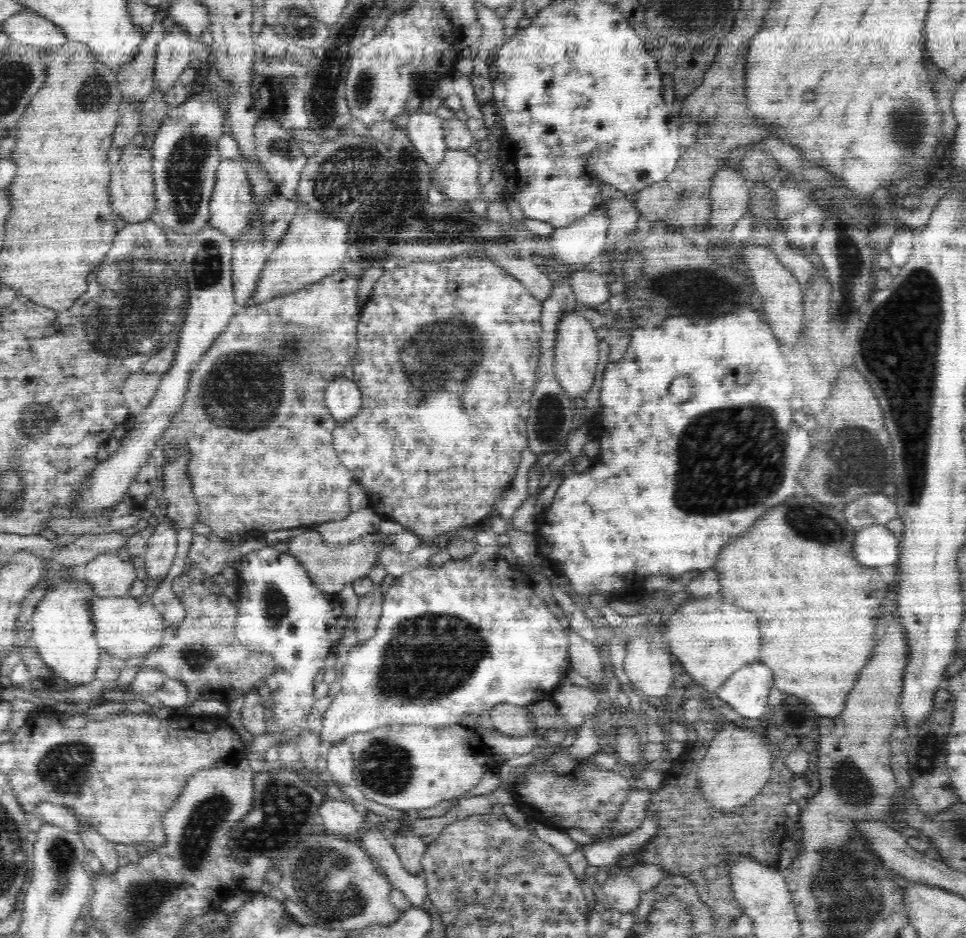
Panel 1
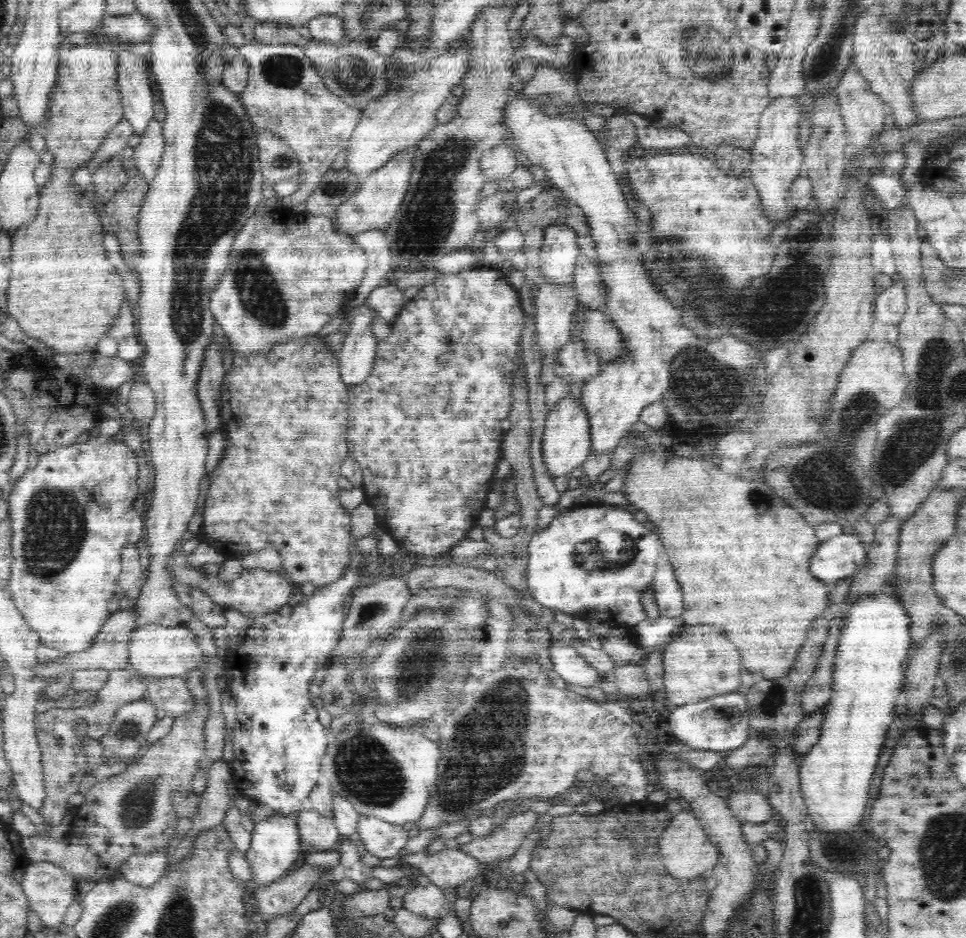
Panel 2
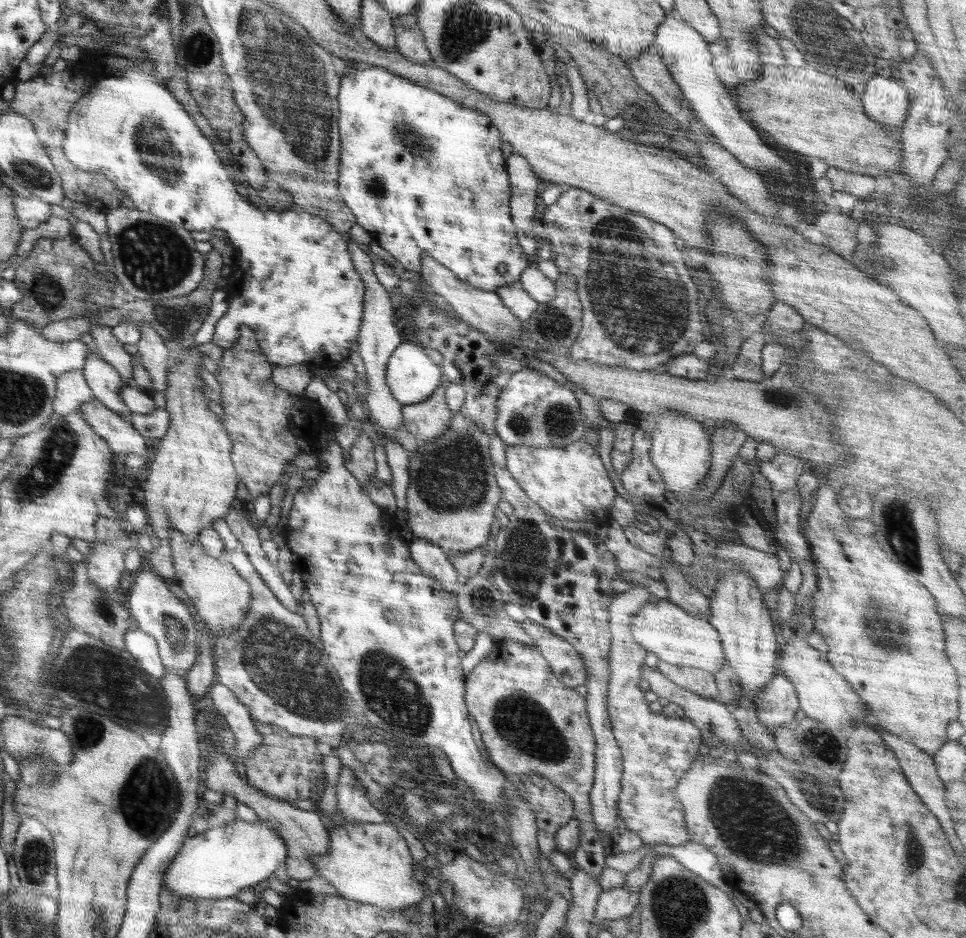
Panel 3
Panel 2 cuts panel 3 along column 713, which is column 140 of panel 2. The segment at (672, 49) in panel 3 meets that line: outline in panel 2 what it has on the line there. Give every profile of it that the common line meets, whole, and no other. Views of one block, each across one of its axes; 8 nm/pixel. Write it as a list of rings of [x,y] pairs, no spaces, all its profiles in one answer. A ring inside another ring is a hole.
[[[122,49],[117,52],[117,89],[128,120],[140,137],[154,119],[154,90],[149,67],[140,67],[138,54]]]

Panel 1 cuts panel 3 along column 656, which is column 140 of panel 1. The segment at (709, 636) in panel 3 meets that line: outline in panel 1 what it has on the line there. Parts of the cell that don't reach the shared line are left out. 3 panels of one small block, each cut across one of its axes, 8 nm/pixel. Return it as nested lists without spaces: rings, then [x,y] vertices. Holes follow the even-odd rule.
[[[96,597],[91,599],[95,638],[103,652],[124,661],[150,655],[163,643],[168,623],[149,602],[127,597]]]

